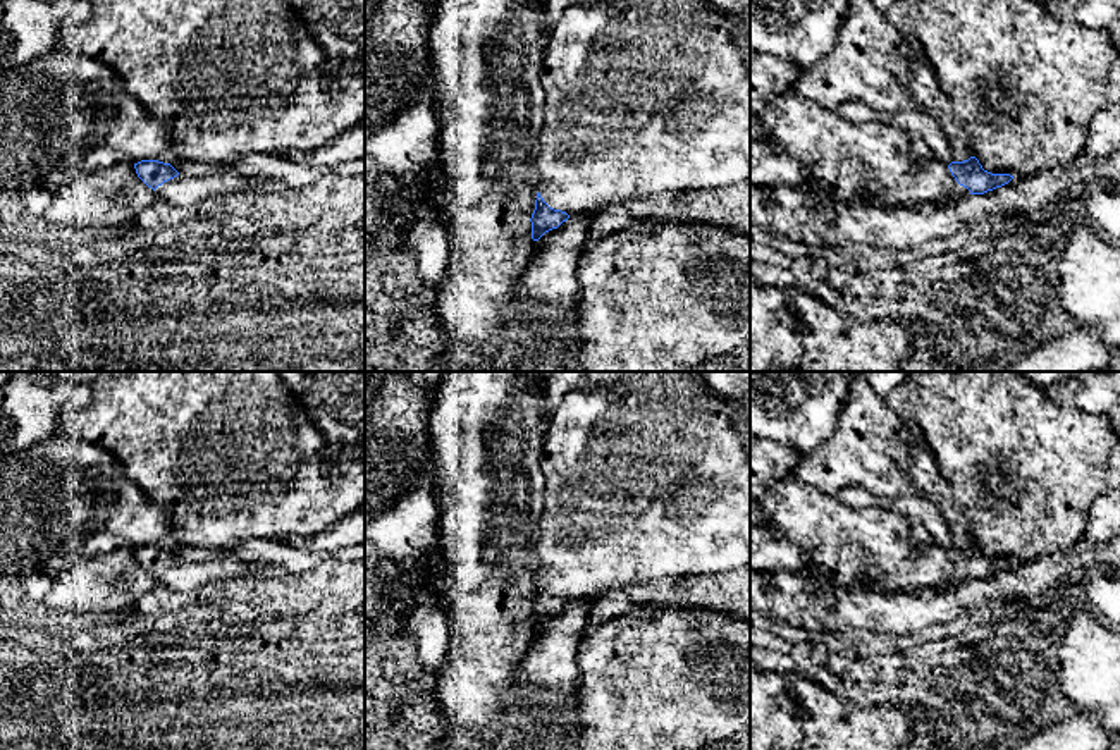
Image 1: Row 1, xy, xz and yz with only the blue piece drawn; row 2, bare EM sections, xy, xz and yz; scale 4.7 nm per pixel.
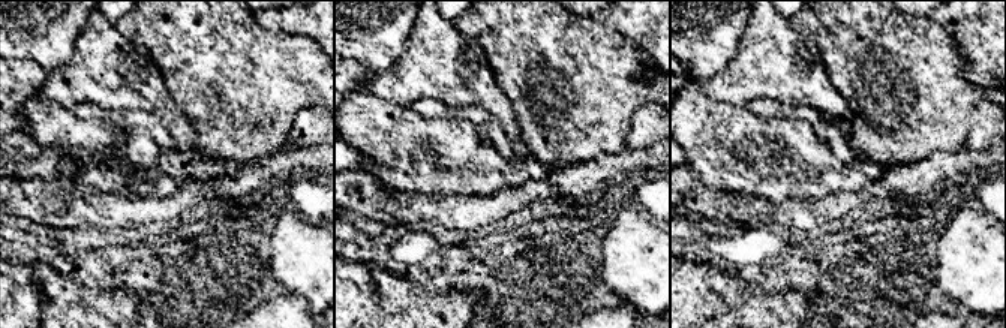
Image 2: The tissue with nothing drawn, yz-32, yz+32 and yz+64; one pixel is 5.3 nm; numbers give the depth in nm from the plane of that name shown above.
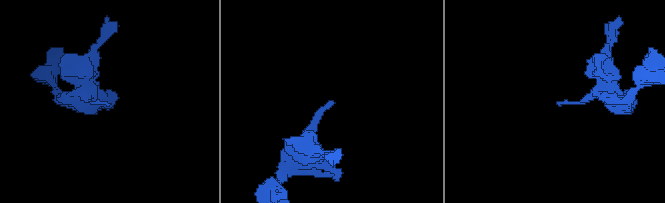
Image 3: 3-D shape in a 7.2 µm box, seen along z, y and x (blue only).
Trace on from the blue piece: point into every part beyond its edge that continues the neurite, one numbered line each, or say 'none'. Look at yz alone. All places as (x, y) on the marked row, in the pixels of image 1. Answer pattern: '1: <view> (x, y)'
1: yz (867, 162)

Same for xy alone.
1: xy (181, 190)

